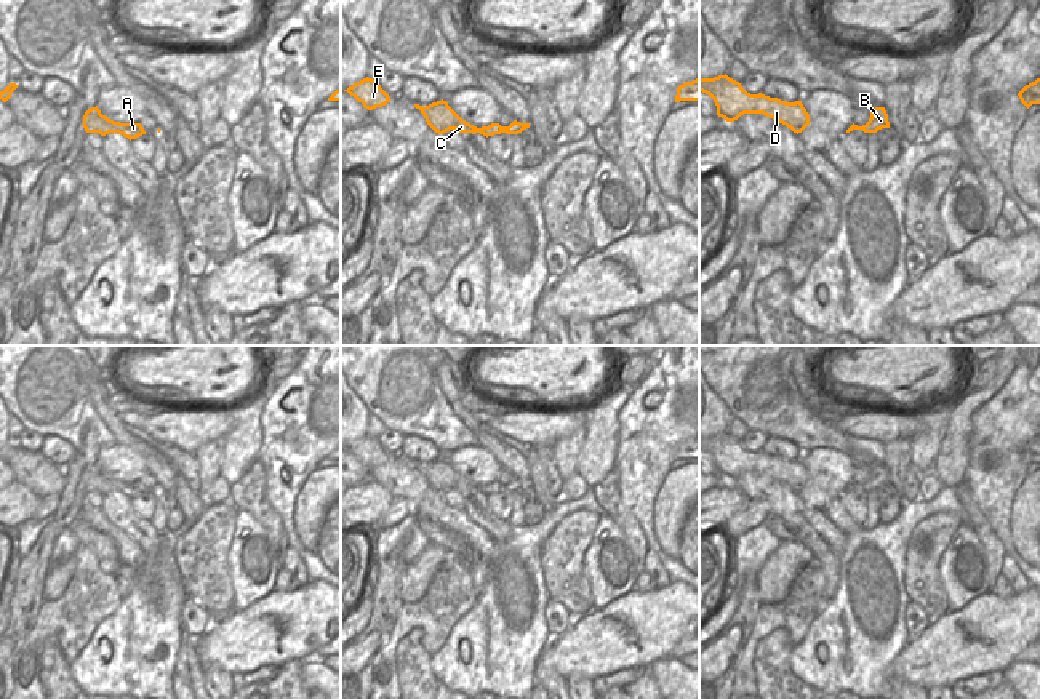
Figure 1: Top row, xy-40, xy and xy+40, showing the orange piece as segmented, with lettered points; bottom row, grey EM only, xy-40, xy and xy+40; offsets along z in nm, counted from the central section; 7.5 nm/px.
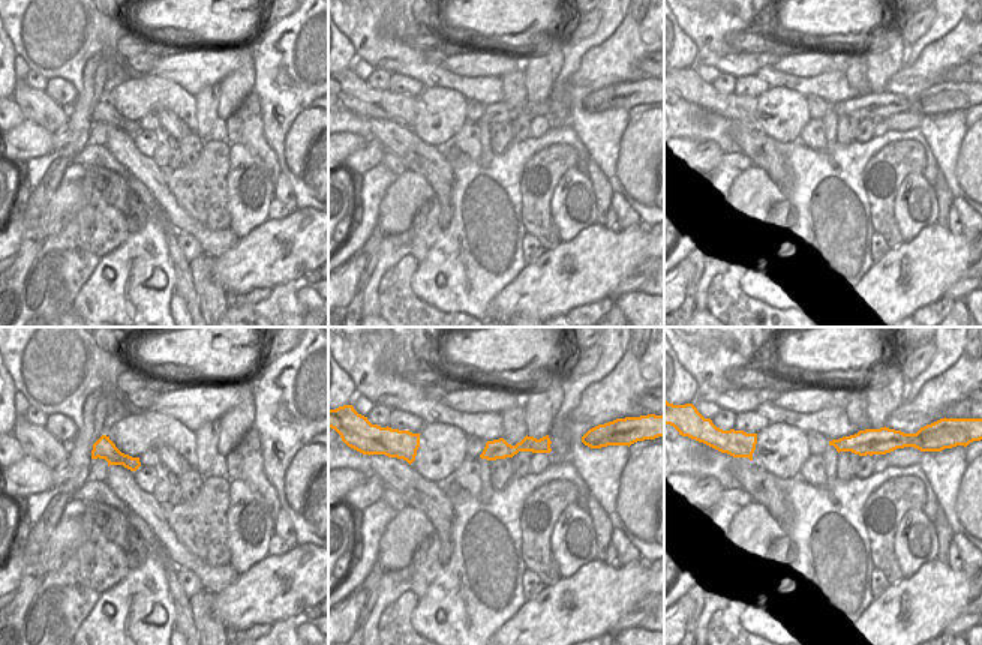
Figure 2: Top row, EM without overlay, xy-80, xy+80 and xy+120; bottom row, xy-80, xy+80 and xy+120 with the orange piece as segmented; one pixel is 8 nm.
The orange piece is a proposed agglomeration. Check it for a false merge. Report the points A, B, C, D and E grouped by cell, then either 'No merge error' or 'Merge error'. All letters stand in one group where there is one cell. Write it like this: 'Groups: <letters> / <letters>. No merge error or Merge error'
Groups: A B C D E. No merge error.

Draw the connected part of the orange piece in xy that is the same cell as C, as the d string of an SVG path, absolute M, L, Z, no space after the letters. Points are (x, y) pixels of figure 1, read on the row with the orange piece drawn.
M443 99L426 107L414 104L414 107L421 110L427 125L438 134L456 130L458 133L480 133L488 138L501 133L518 134L523 130L530 128L530 123L520 123L517 120L514 120L509 126L491 123L488 126L477 128L462 120Z

